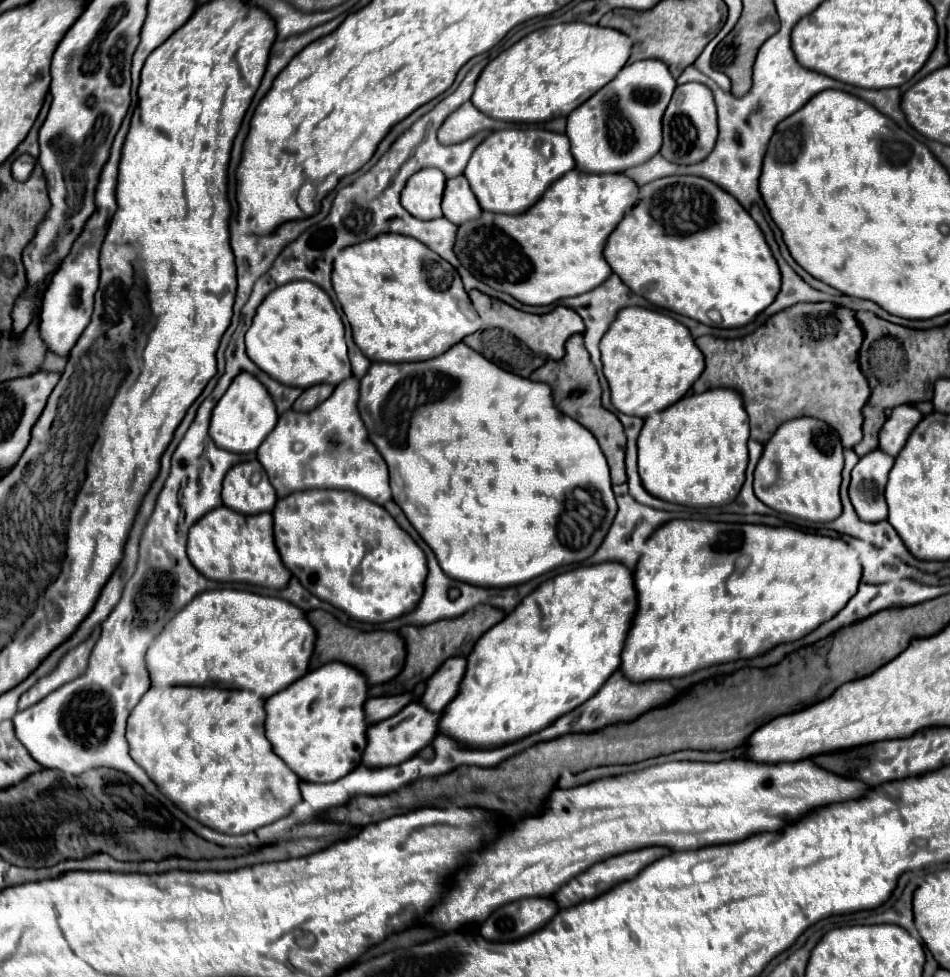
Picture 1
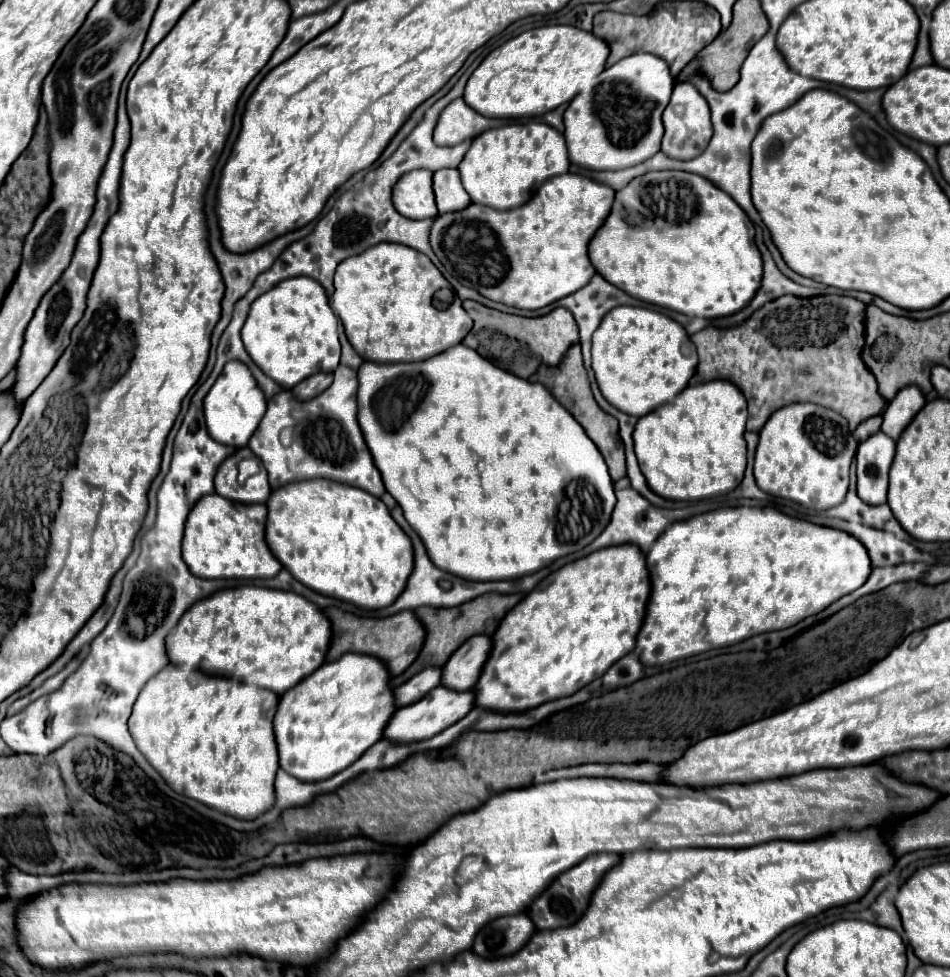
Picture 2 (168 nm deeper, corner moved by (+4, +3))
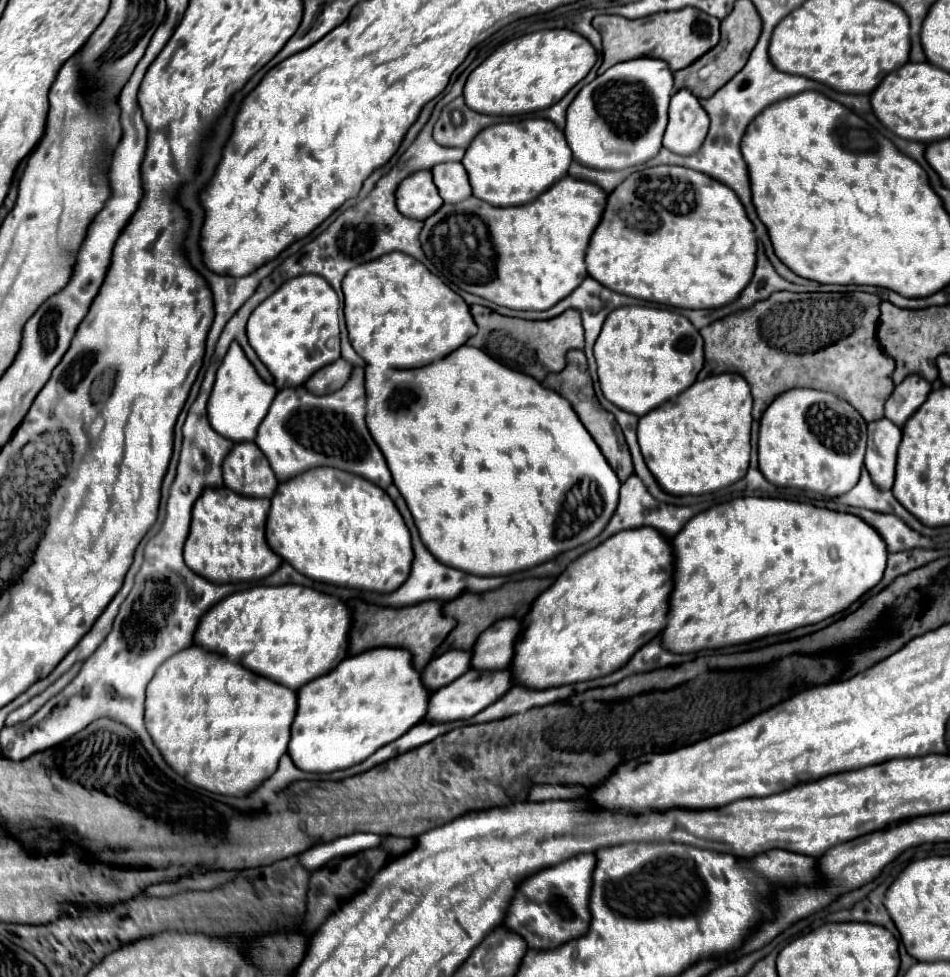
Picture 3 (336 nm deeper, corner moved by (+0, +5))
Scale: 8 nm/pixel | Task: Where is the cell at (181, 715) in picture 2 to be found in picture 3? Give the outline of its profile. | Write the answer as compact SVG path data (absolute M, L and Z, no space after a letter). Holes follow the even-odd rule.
M186 647L178 653L174 653L170 659L166 659L156 675L152 677L150 685L148 685L148 691L146 691L146 729L150 731L152 739L154 739L154 745L160 749L162 757L166 759L166 763L176 771L180 773L184 779L188 779L190 783L202 787L202 789L208 789L212 793L220 793L220 795L230 795L230 797L244 797L248 793L252 793L262 781L266 781L278 767L278 759L286 753L288 749L288 741L290 741L290 725L294 721L294 715L296 715L296 693L290 691L288 687L282 687L280 683L274 683L270 679L262 679L262 675L254 675L250 671L246 671L246 667L242 667L240 663L234 663L230 659L224 659L224 655L218 655L218 653L210 653L202 647Z

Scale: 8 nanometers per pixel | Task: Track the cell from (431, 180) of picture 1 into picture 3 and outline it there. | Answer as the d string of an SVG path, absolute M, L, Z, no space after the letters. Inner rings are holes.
M418 171L406 177L396 191L396 207L402 215L418 221L424 221L438 211L438 207L442 207L442 197L432 181L432 173Z

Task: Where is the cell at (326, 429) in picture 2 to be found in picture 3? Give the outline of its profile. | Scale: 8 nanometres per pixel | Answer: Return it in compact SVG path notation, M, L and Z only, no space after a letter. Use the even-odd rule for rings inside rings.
M354 367L346 387L330 395L314 395L304 385L280 389L262 427L258 427L254 443L270 461L278 481L288 481L298 473L326 465L360 475L386 489L392 483L392 475L382 451L366 429L364 411L364 369Z

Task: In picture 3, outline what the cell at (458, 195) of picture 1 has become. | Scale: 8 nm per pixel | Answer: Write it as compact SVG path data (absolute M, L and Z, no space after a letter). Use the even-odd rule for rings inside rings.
M440 163L432 167L434 183L440 191L444 203L460 203L462 199L472 195L466 169L462 163Z

